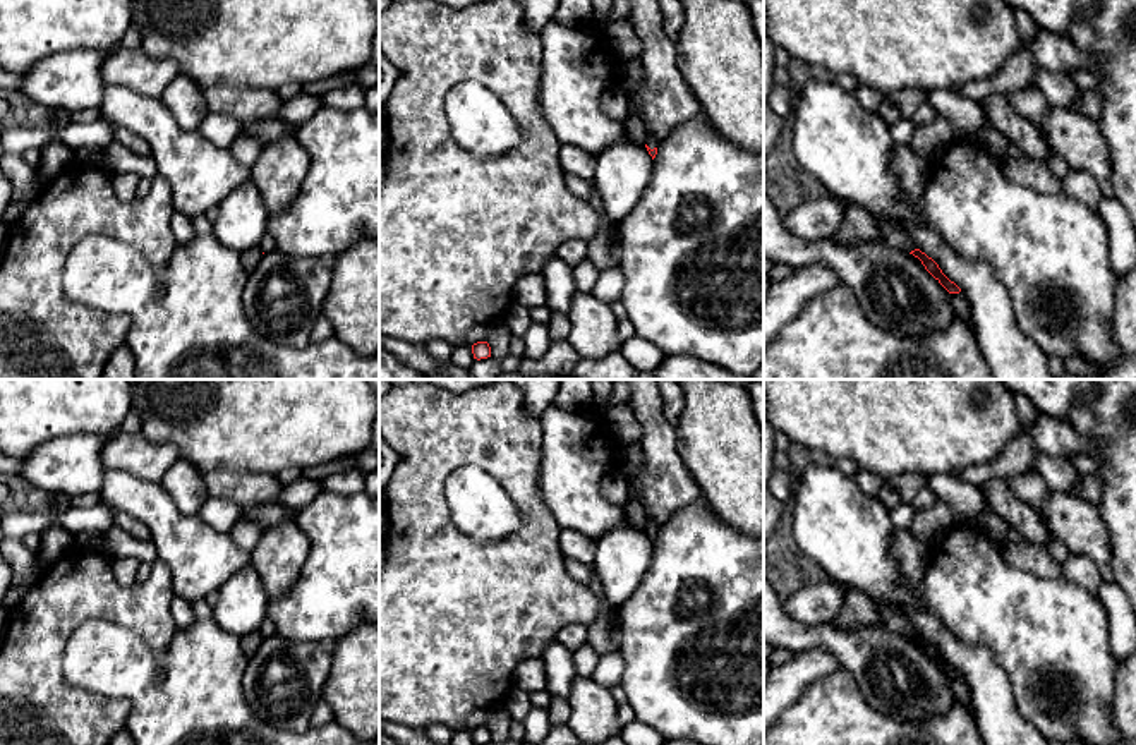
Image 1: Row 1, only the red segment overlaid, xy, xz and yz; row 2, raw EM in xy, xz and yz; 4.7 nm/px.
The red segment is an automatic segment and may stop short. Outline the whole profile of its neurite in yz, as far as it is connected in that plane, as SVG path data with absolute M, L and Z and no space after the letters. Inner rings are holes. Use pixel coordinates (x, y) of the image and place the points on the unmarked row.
M875 603L879 615L884 621L884 625L901 635L906 635L918 642L925 654L949 676L949 678L959 678L961 673L951 666L939 649L928 642L925 637L921 637L911 625L911 621L906 618L901 608L891 606L889 603Z

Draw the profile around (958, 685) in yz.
M961 676L951 678L951 690L952 690L954 699L973 712L970 688Z

